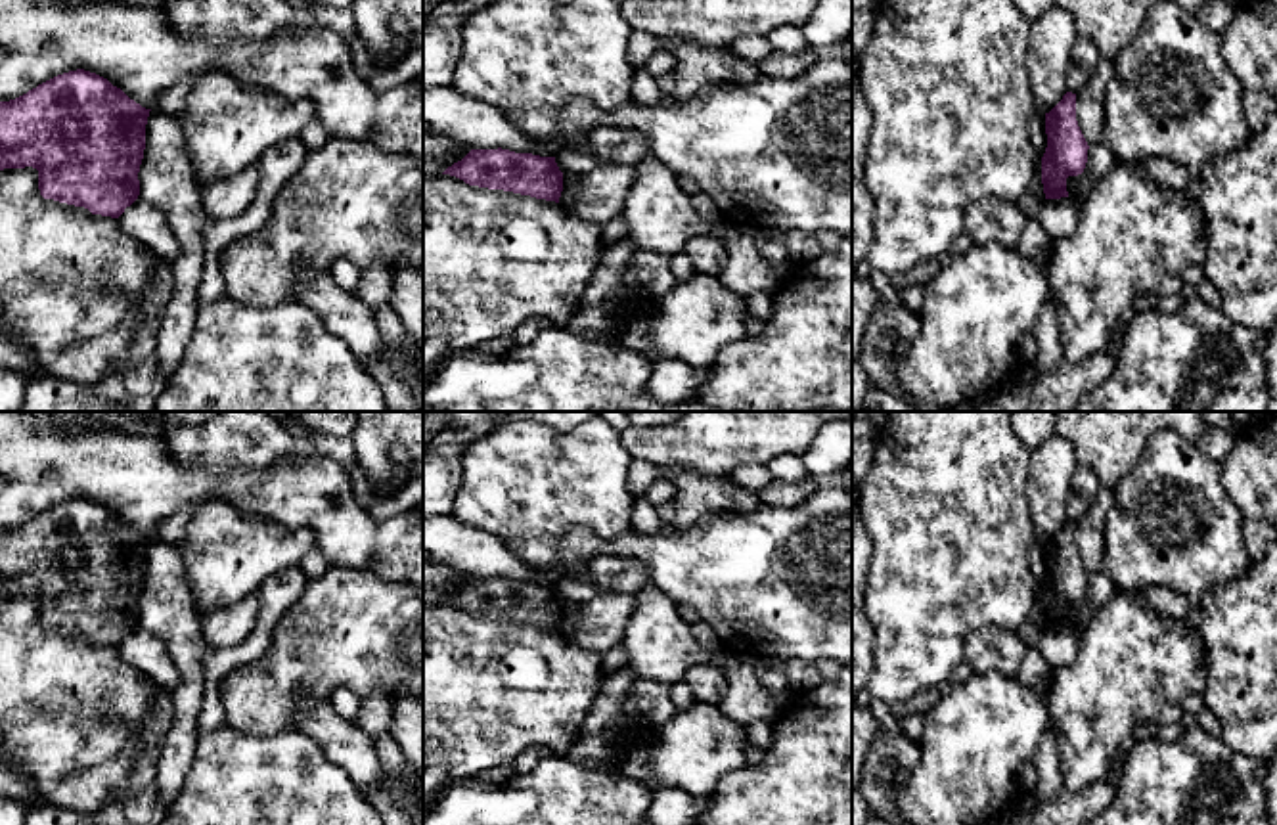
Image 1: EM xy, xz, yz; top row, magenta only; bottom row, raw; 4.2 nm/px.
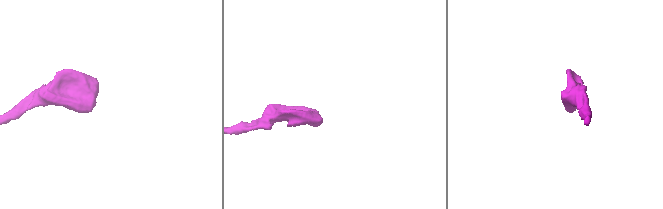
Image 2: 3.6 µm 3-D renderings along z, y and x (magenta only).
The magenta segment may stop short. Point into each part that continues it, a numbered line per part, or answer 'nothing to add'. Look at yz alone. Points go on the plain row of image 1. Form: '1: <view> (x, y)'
nothing to add

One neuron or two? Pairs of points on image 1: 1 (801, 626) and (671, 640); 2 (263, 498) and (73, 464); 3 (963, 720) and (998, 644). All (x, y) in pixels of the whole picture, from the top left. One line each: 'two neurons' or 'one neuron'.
1: two neurons
2: one neuron
3: two neurons

